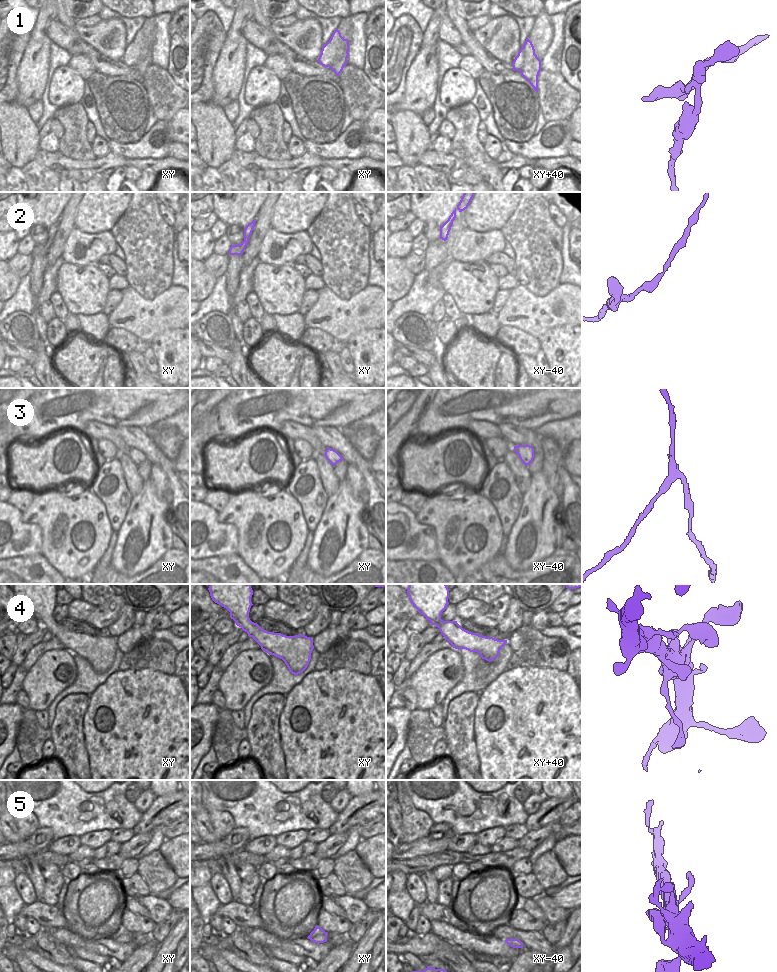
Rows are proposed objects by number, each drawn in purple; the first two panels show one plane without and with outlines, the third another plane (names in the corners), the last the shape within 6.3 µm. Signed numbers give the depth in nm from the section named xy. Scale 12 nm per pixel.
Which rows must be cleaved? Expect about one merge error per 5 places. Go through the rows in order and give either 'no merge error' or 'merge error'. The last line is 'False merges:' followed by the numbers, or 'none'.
1: merge error
2: no merge error
3: no merge error
4: no merge error
5: no merge error
False merges: 1

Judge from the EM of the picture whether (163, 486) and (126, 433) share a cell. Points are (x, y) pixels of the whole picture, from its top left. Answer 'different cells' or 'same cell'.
different cells

